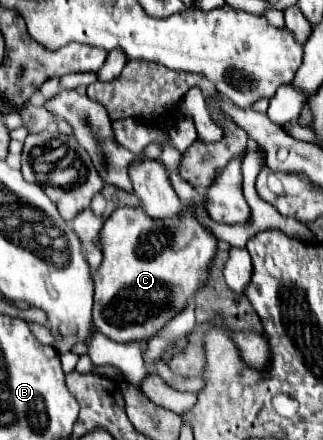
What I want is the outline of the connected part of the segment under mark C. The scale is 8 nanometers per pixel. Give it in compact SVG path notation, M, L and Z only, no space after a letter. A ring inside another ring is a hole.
M121 206L107 220L101 230L103 262L93 274L95 304L93 324L113 342L149 340L165 324L169 324L181 310L185 310L189 298L193 298L209 280L211 262L217 252L217 238L195 216L193 208L183 208L177 218L149 218L141 206Z

